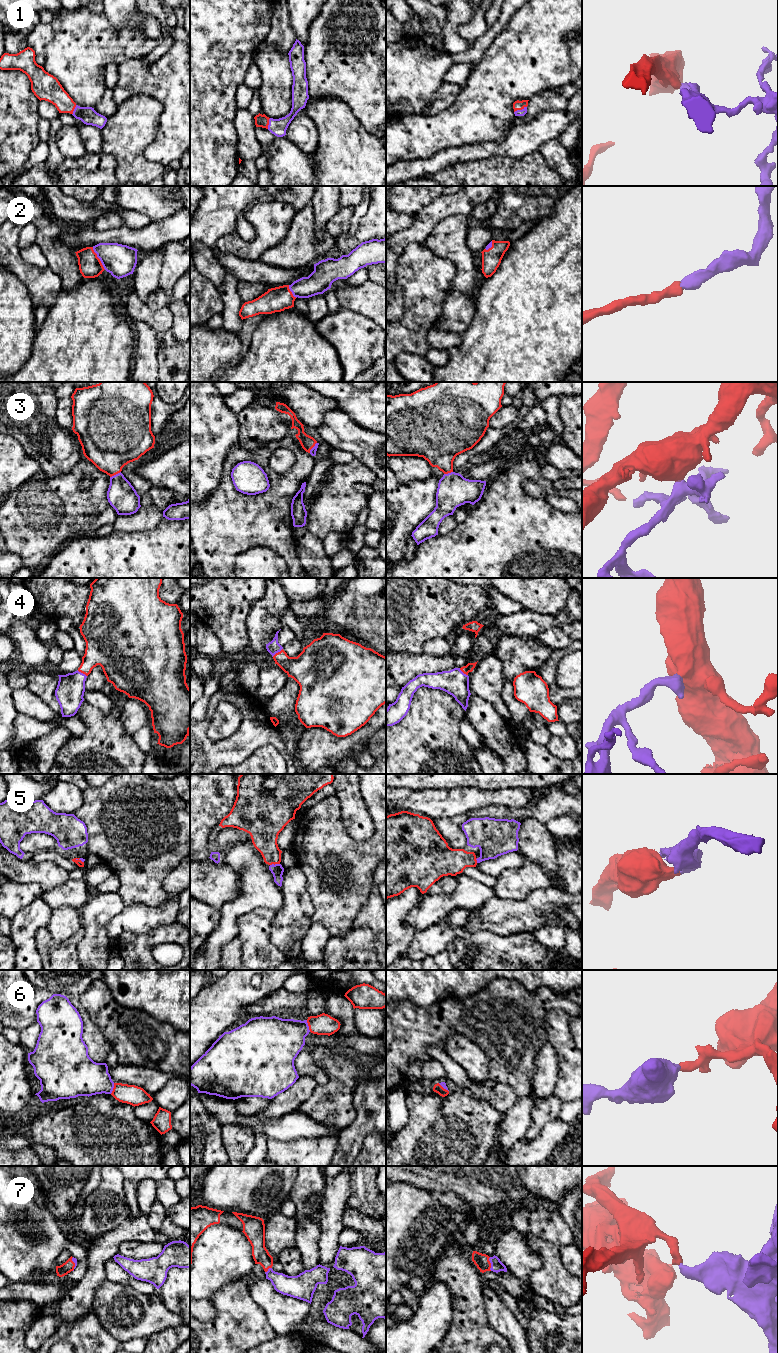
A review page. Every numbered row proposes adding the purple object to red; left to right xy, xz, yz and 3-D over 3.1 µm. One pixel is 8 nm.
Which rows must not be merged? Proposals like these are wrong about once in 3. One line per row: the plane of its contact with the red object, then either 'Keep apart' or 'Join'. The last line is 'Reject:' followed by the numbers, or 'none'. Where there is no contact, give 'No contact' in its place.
1: Touches red in yz. Join
2: Touches red in xy. Join
3: Touches red in xy. Join
4: Touches red in xz. Join
5: Touches red in xz. Join
6: Touches red in xz. Join
7: Touches red in yz. Join
Reject: none

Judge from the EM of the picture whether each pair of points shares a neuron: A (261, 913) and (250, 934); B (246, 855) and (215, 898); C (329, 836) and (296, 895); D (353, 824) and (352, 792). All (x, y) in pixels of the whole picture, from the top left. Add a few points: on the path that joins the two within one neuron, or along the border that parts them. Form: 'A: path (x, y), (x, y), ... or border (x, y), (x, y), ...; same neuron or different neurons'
A: path (261, 918), (253, 929); same neuron
B: border (225, 862), (239, 872), (240, 893); different neurons
C: border (296, 864), (305, 876), (305, 888), (311, 902); different neurons
D: path (353, 816), (352, 800); same neuron

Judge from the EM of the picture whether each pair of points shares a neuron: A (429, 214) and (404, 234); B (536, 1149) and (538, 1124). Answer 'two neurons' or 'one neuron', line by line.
A: one neuron
B: two neurons

